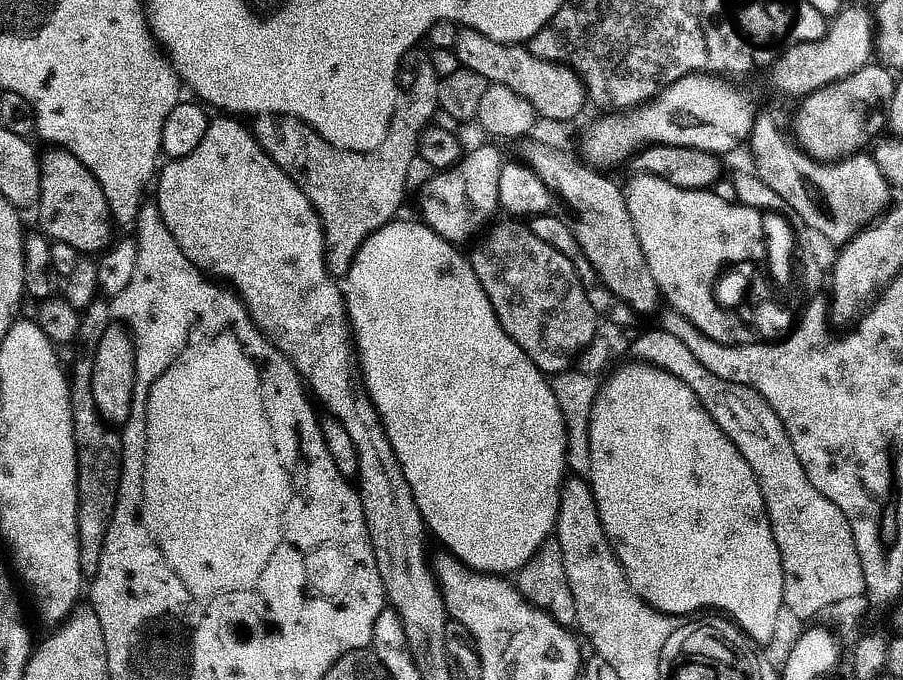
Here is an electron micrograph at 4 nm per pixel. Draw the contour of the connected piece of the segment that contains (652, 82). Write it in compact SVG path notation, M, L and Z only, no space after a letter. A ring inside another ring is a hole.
M567 4L526 44L536 58L573 69L580 76L589 103L608 114L643 107L678 80L700 72L670 58L670 46L664 52L646 42L640 36L640 14L618 16L624 6L628 8L628 4Z

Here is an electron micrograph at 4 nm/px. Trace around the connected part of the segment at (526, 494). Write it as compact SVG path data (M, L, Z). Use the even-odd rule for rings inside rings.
M395 219L369 237L358 250L358 258L354 258L354 262L348 262L346 266L349 272L343 280L342 291L354 340L358 345L358 360L368 360L362 372L372 372L372 376L366 381L366 384L380 384L380 380L376 380L376 368L404 368L404 376L412 372L412 380L404 380L404 388L408 388L408 384L416 384L416 380L420 380L420 388L428 388L428 408L432 408L432 412L440 412L440 436L444 436L444 440L440 440L440 448L444 448L444 444L476 444L476 440L488 440L488 504L482 504L473 513L468 510L468 506L464 506L461 514L454 510L451 515L444 515L442 508L436 504L415 504L415 509L423 516L424 523L431 535L433 537L435 535L442 541L444 546L442 548L469 569L481 574L512 576L521 571L545 541L551 539L555 533L560 508L560 491L569 475L567 424L563 420L558 400L552 393L549 377L541 373L538 366L534 366L534 362L526 356L522 348L508 337L505 330L502 330L498 316L486 296L481 277L476 277L477 269L470 262L466 262L463 251L457 245L451 244L450 241L438 235L427 224L423 222L415 224L412 220L404 219ZM376 360L400 360L400 364L376 364ZM448 432L488 432L488 436L448 436Z

